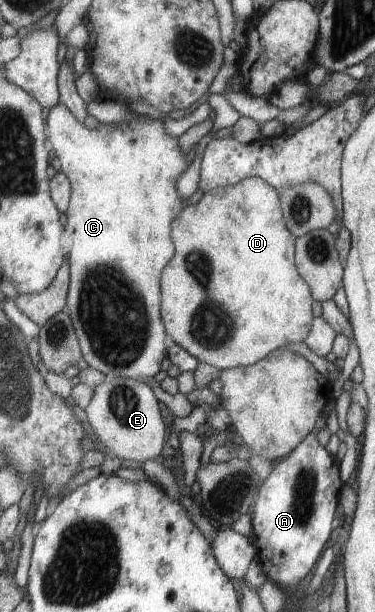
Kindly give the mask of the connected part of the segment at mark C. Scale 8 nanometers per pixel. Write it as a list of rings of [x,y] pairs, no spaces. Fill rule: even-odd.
[[[56,104],[45,113],[47,139],[49,149],[56,151],[56,157],[60,159],[62,172],[70,180],[71,198],[68,209],[64,212],[68,218],[66,221],[66,231],[72,237],[72,249],[70,249],[69,263],[69,288],[67,291],[67,305],[76,335],[79,339],[82,355],[88,365],[100,373],[108,375],[114,373],[123,378],[142,379],[154,384],[154,376],[162,369],[162,360],[166,357],[169,346],[169,338],[165,332],[165,325],[160,313],[160,275],[162,275],[166,264],[174,257],[175,245],[171,238],[171,223],[178,217],[184,209],[184,203],[177,192],[177,179],[188,169],[186,156],[188,153],[182,149],[178,138],[169,136],[165,130],[164,121],[153,120],[146,115],[132,113],[132,117],[122,123],[107,124],[99,122],[98,128],[90,129],[84,122],[78,121],[74,114],[64,105]]]

